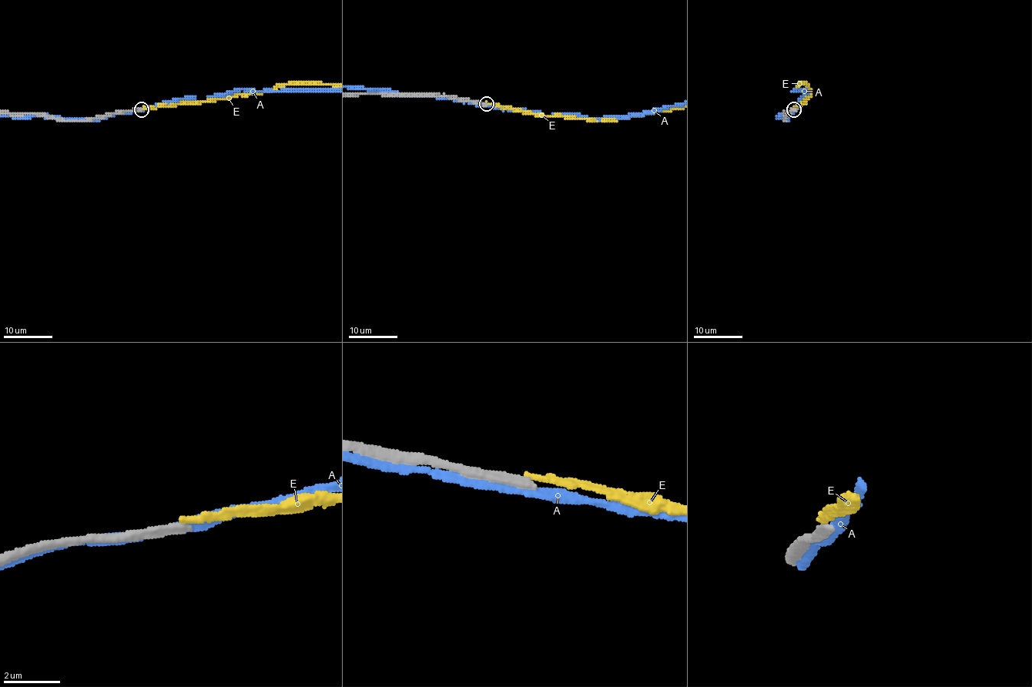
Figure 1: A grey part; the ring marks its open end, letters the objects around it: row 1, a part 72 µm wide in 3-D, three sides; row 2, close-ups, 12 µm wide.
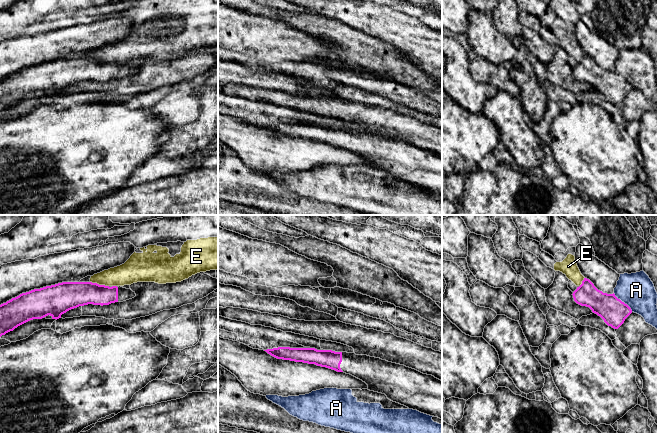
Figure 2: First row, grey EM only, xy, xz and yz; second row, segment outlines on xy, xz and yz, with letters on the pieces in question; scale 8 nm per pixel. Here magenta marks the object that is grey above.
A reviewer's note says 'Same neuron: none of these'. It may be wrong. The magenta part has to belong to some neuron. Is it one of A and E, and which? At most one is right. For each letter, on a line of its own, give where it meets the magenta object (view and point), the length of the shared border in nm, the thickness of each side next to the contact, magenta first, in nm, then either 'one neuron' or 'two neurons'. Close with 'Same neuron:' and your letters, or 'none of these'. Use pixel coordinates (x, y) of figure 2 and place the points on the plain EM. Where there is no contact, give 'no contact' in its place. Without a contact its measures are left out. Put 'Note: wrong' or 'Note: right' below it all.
A: meets magenta in yz at (623, 78); contact 220 nm long; 220 nm thick on the magenta side, 280 nm on the other; two neurons
E: meets magenta in xy at (98, 60); contact 160 nm long; 220 nm thick on the magenta side, 180 nm on the other; two neurons
Same neuron: none of these
Note: right

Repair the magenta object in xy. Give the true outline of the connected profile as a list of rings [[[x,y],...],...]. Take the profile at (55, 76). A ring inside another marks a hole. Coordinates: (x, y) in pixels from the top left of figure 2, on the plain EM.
[[[62,58],[34,65],[0,81],[0,113],[33,95],[50,91],[57,96],[79,82],[109,81],[135,72],[131,65],[92,58]]]

